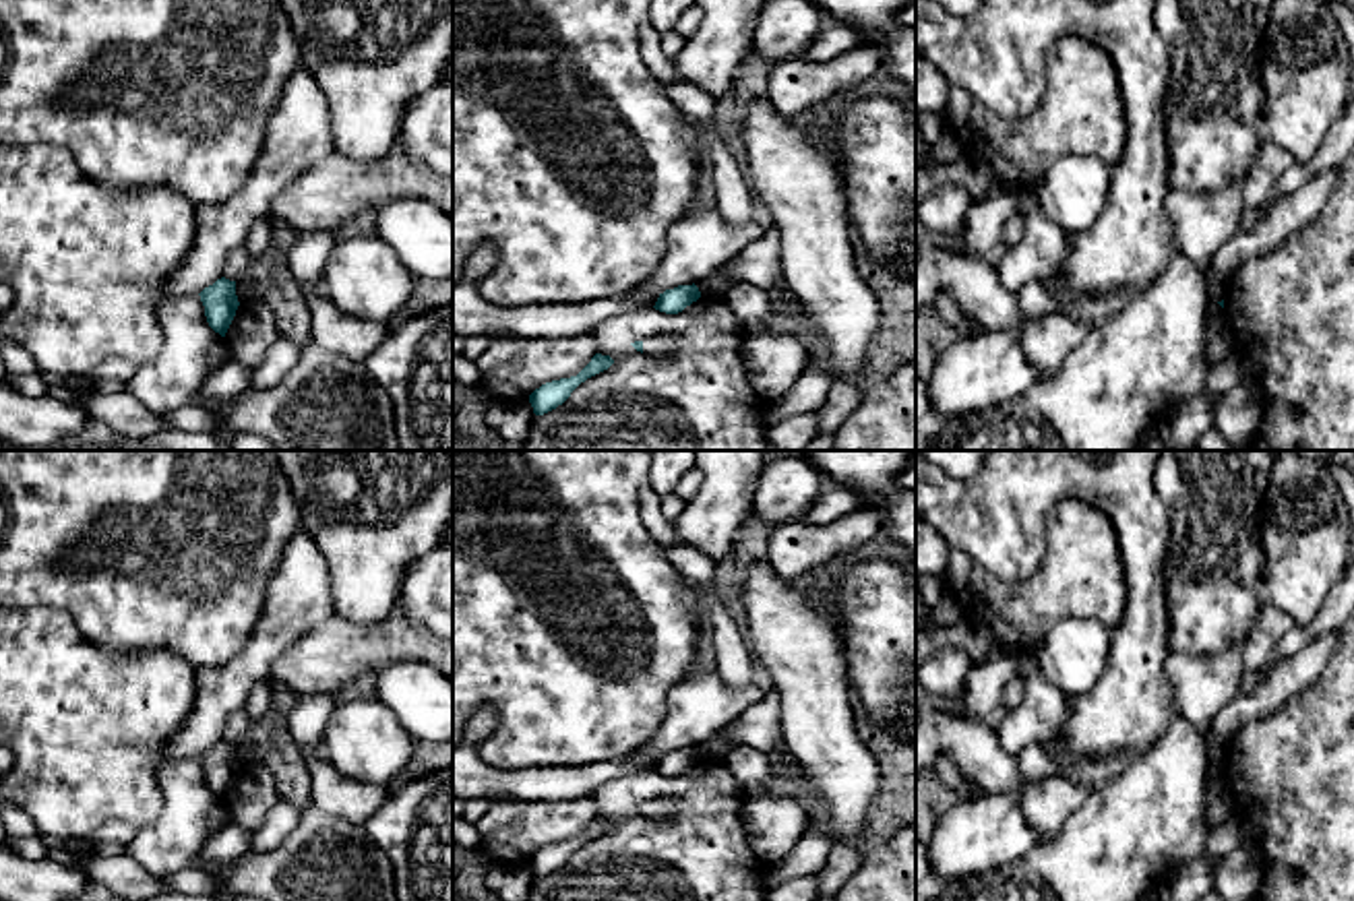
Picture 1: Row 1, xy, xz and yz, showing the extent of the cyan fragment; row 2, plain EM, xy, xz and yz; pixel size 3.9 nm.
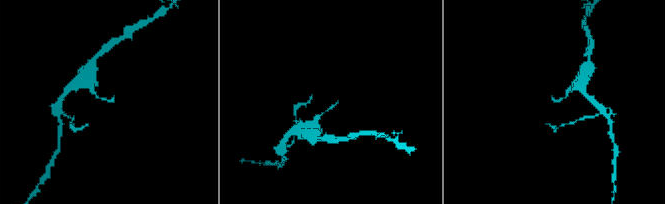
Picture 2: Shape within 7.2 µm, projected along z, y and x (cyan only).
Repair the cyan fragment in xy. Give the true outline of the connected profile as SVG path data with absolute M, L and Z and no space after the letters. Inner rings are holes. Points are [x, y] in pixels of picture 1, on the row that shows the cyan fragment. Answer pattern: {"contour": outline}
{"contour": "M221 277L213 285L205 287L198 296L205 306L209 327L225 337L240 306L236 296L236 281Z"}

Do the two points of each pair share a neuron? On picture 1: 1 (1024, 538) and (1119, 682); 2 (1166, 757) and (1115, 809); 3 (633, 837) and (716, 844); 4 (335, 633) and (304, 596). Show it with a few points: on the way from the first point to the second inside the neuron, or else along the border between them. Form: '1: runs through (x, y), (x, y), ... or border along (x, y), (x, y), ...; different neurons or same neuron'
1: runs through (1078, 488), (1098, 488), (1144, 534), (1144, 610); same neuron
2: runs through (1154, 769), (1127, 796); same neuron
3: runs through (654, 848), (695, 848); same neuron
4: border along (335, 616), (317, 623), (288, 649); different neurons

